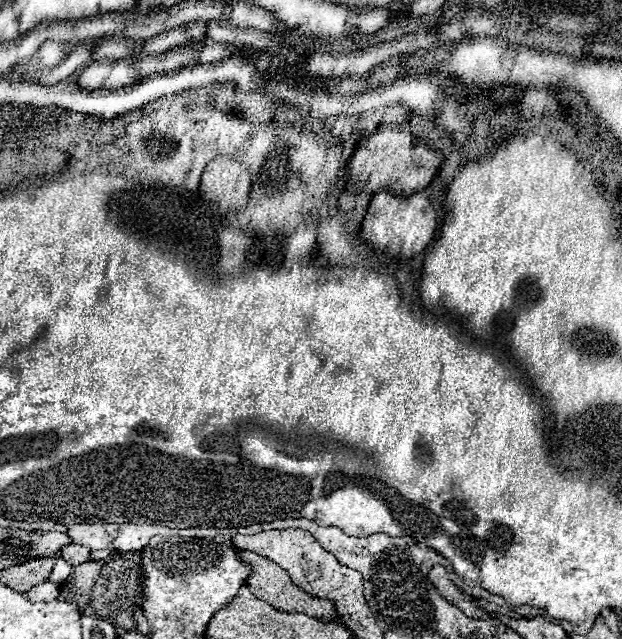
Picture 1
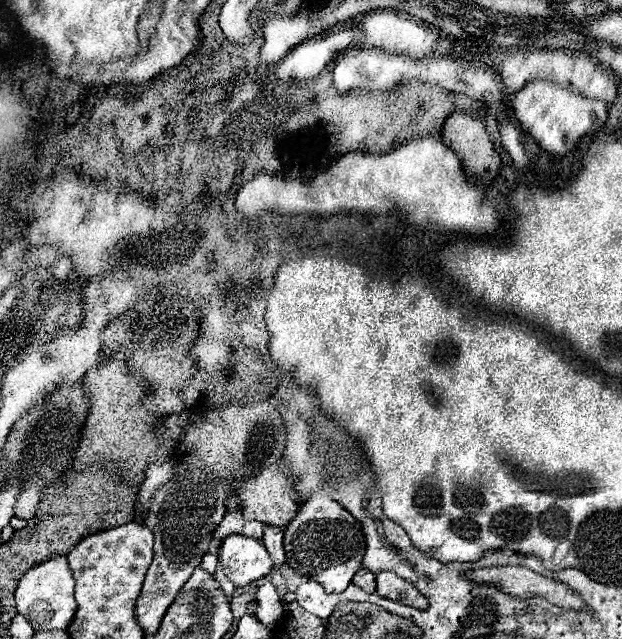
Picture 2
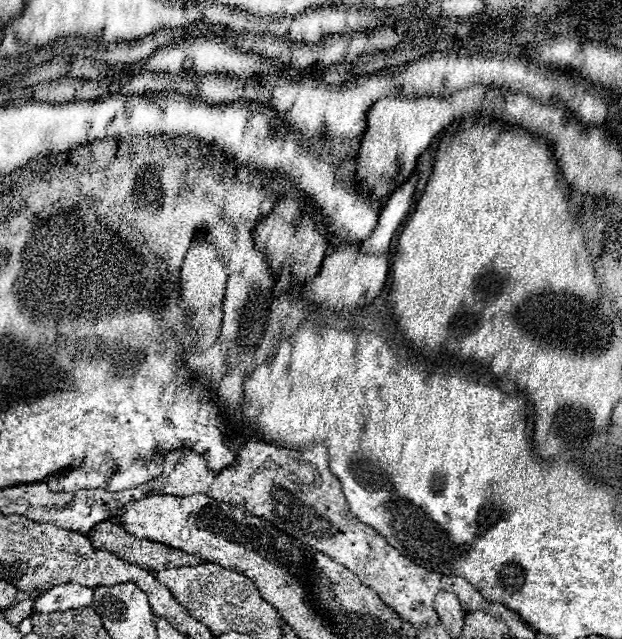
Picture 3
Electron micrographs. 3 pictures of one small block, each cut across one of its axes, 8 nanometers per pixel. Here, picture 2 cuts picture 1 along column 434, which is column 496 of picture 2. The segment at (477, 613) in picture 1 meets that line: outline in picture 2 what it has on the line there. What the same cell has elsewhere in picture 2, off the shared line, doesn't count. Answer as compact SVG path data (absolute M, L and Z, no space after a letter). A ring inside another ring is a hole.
M524 566L480 568L480 570L468 570L462 576L472 582L496 586L504 594L516 596L516 598L538 596L566 610L582 610L586 606L582 596L578 596L578 592L574 592L572 588L566 588L564 582L540 576Z

